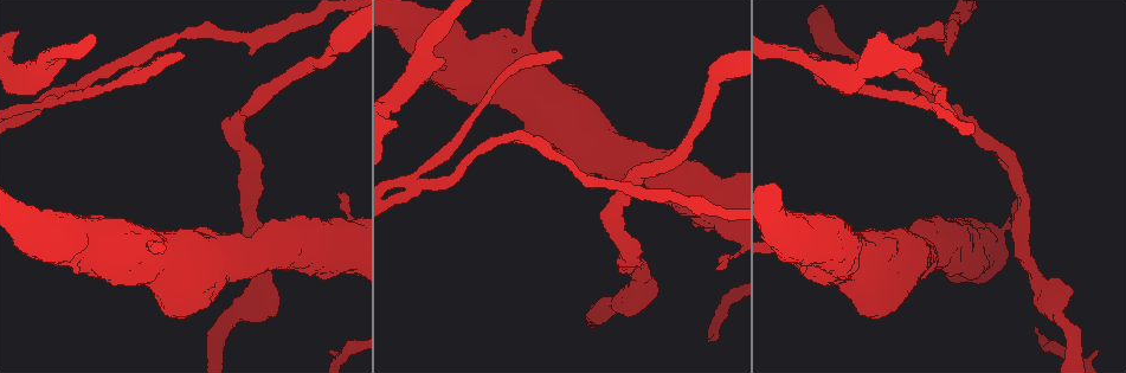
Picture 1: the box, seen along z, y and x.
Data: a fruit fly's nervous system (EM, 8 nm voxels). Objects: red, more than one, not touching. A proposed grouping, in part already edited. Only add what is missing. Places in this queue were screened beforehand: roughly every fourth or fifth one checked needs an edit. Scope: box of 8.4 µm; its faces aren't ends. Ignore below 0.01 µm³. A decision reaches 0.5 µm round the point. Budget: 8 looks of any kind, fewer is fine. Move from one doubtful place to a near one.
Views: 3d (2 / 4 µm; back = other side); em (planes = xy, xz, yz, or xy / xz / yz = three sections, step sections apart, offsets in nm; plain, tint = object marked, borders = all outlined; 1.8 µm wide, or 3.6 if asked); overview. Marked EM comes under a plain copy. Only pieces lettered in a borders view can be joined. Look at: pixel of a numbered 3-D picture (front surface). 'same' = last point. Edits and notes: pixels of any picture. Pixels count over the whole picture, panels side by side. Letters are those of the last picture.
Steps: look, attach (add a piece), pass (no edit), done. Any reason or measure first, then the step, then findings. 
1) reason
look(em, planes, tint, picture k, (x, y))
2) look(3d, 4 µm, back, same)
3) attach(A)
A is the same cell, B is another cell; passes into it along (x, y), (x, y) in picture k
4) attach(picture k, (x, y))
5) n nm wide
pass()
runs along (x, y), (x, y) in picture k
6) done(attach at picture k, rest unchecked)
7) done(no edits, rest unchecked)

sharp bend
look(em, xz, step 4, tint, picture 1, (937, 97))

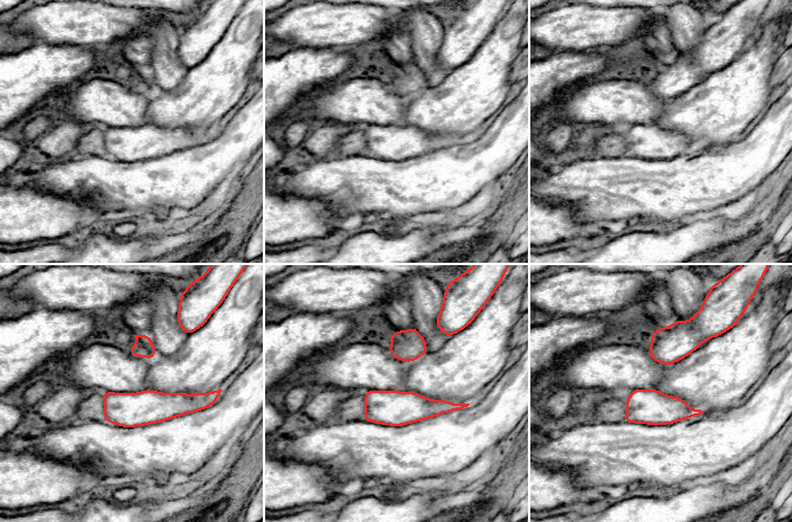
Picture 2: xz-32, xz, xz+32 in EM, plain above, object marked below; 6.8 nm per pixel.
look(em, planes, borders, same)

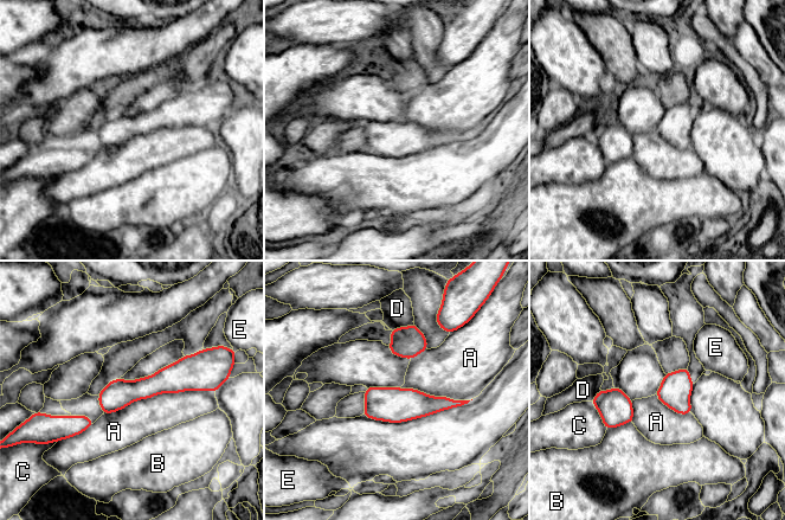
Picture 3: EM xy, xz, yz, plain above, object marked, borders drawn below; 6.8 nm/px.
200 nm wide
pass()
A, B, C, D and E are other cells; border along (213, 391), (161, 392), (103, 415) in picture 3; no lettered piece goes on from it

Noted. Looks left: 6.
branch stops here
look(3d, 4 µm, picture 1, (444, 61))

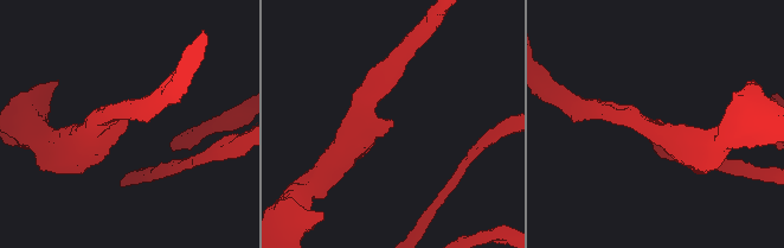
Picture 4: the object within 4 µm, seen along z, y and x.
shape alone is not enough
look(em, planes, borders, picture 4, (660, 120))

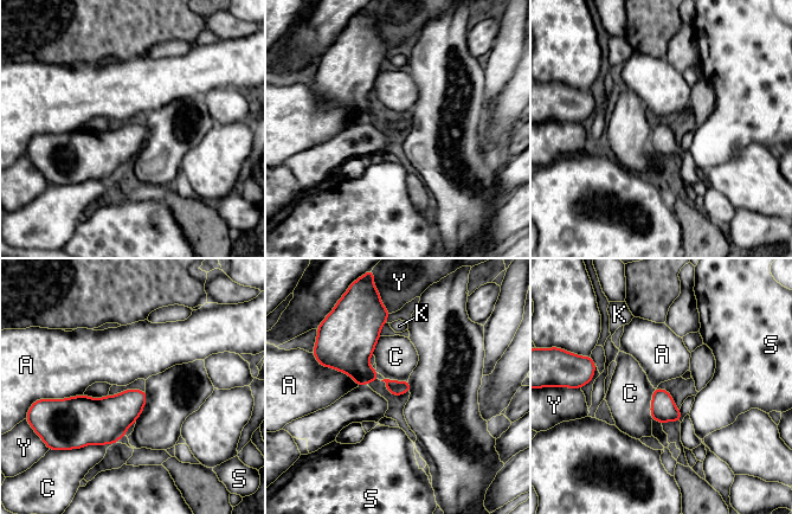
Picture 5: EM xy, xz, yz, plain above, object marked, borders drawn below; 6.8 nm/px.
pass()
A, C, K, S and Y are other cells; none of them fits

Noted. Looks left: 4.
look(em, 3.6 µm, planes, borders, picture 1, (732, 255))

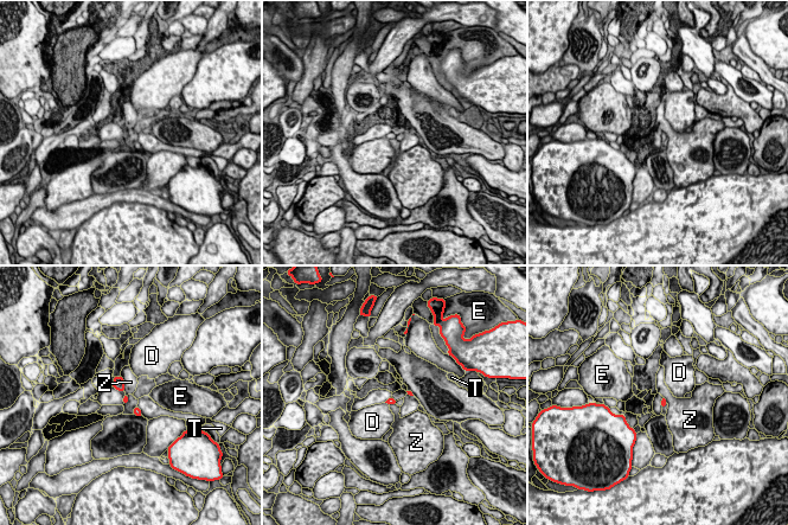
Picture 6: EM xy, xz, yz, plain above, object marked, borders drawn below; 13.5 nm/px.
pass()
D, E, T and Z are other cells; border along (121, 375), (125, 382), (125, 390) in picture 6; no lettered piece goes on from it

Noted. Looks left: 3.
done(no edits, rest unchecked)

